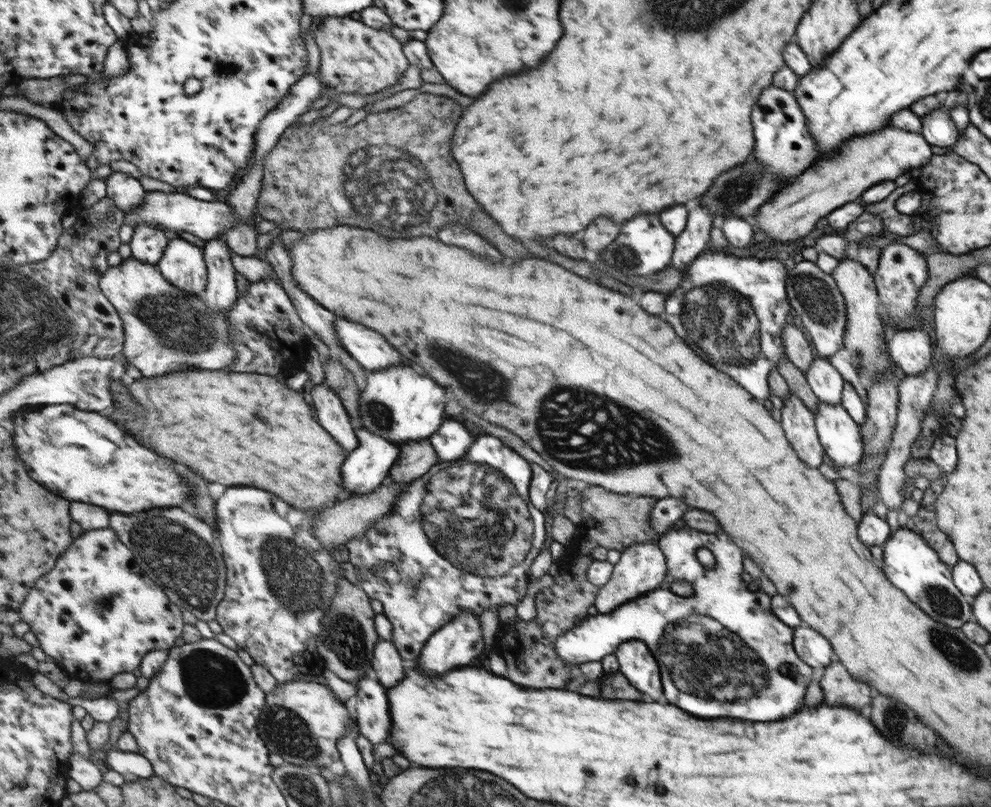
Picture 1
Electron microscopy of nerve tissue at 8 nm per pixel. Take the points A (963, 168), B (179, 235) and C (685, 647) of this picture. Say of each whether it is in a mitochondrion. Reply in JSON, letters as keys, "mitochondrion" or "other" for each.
{"A":"other","B":"other","C":"mitochondrion"}

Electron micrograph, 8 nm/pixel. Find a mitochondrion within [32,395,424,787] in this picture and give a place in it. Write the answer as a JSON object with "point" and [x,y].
{"point":[198,585]}

